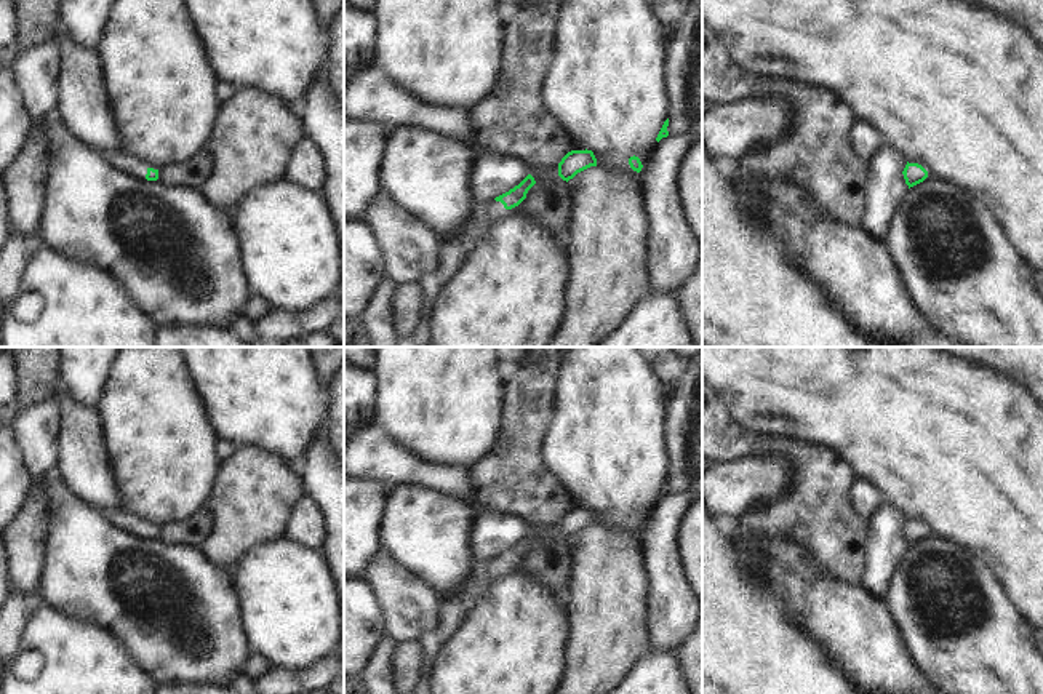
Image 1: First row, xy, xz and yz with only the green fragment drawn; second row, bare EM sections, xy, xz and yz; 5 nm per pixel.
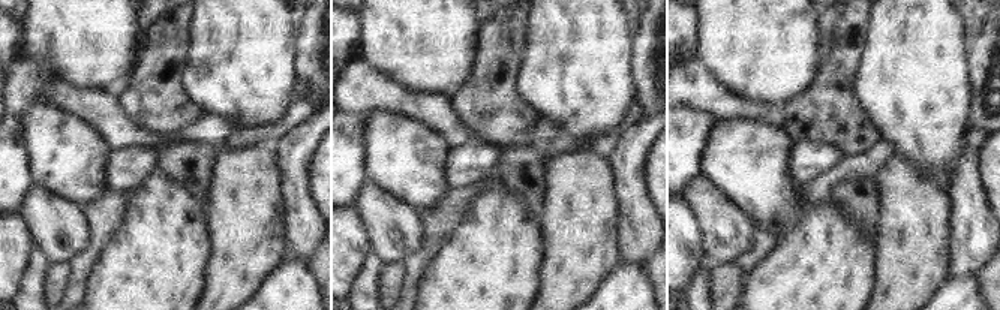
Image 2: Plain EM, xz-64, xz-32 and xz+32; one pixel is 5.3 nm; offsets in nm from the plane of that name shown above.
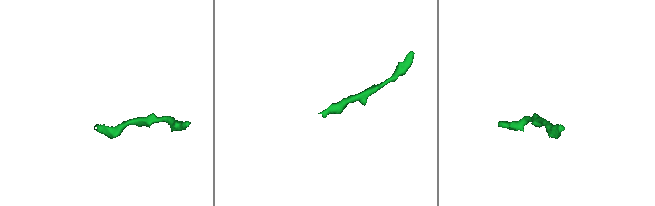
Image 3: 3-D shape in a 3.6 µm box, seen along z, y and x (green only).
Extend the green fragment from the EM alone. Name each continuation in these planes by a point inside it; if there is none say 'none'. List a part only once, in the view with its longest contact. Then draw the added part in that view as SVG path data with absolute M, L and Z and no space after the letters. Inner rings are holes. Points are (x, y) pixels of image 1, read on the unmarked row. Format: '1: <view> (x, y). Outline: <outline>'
1: xz (455, 608). Outline: M496 558L474 563L466 582L442 600L438 625L418 640L422 646L421 680L408 694L429 694L430 670L438 651L467 619L469 611L483 596L486 585L496 580L504 571L504 563Z

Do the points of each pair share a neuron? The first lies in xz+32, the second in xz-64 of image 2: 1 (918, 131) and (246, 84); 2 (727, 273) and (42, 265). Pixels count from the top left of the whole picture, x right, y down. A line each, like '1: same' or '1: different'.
1: same
2: different

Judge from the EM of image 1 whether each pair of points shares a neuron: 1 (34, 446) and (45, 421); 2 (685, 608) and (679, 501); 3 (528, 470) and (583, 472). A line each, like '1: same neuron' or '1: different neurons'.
1: same neuron
2: same neuron
3: different neurons

